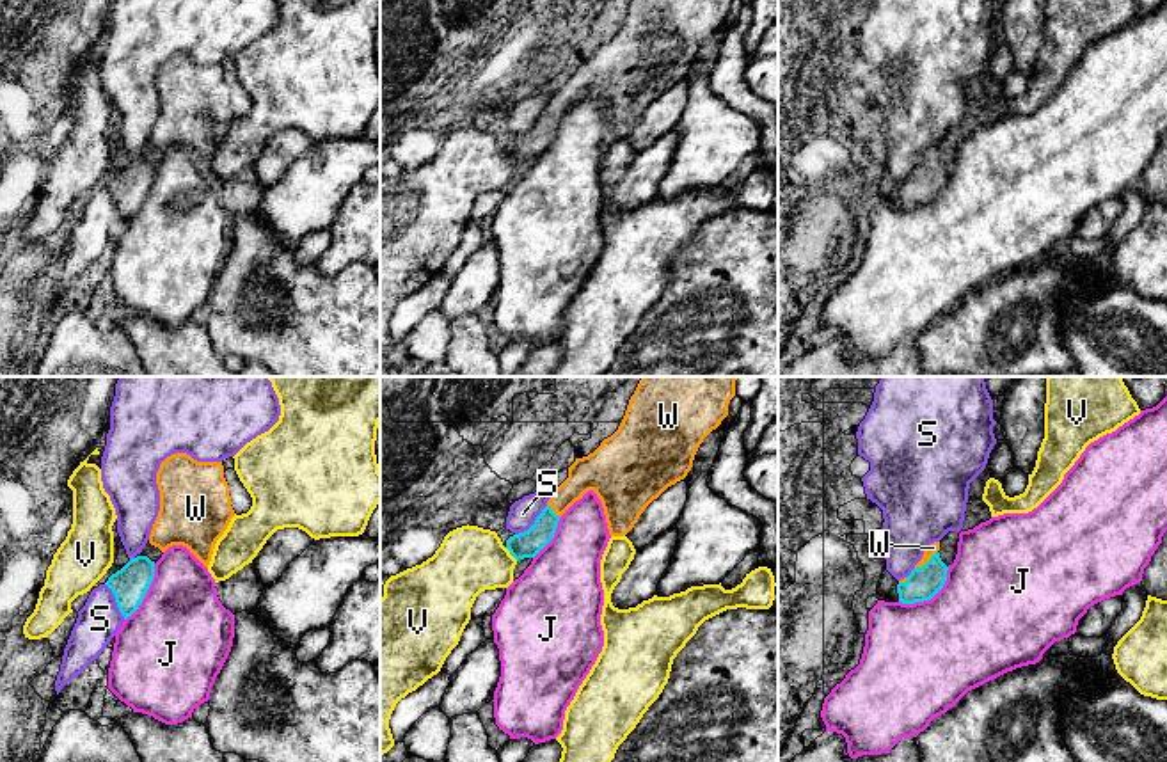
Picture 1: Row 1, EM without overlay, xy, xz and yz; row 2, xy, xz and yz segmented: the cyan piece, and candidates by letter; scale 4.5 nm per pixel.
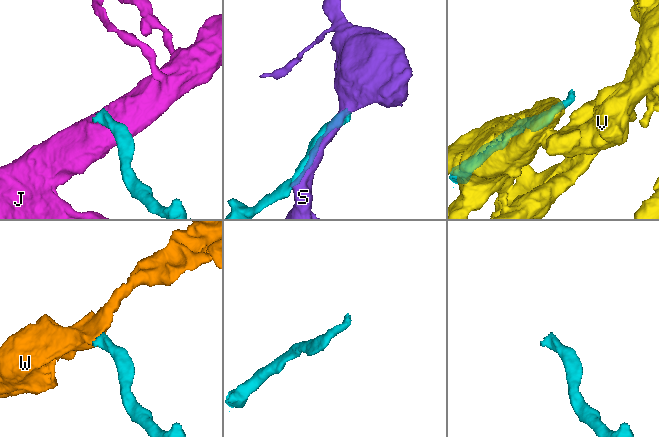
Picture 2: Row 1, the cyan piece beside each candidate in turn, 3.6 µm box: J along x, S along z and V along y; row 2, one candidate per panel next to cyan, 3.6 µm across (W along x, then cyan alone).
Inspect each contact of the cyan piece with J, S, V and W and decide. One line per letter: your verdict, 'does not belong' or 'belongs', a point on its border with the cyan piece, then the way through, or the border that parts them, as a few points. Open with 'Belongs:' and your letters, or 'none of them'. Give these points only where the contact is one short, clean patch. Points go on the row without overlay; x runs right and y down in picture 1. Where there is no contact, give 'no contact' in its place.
Belongs: W
J: does not belong; contact yz (929, 201)
S: does not belong; contact xz (535, 125)
V: does not belong; contact xz (512, 157)
W: belongs; contact yz (928, 164); way yz (926, 183), (928, 164), (933, 150)

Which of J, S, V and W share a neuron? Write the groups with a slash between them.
J / S / V / W

